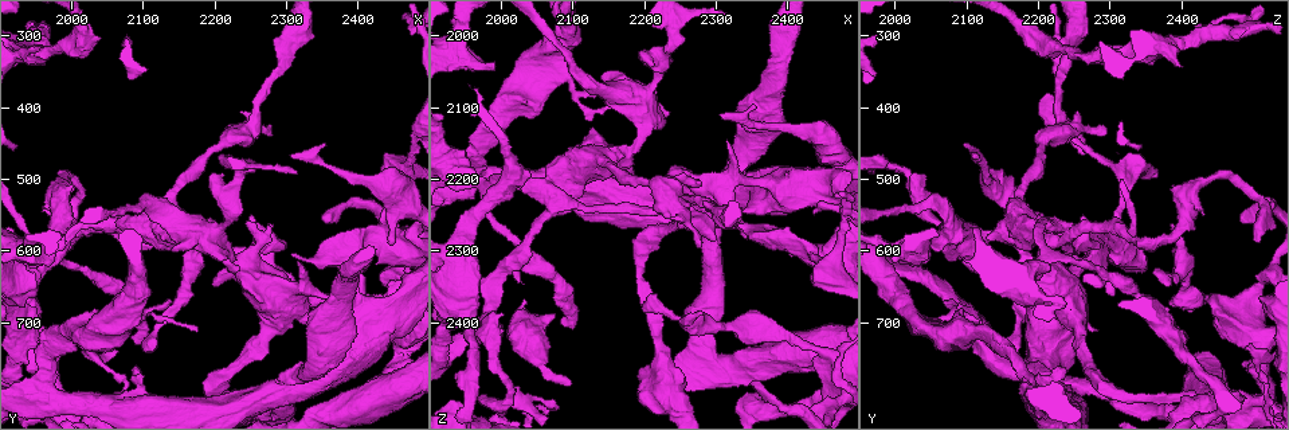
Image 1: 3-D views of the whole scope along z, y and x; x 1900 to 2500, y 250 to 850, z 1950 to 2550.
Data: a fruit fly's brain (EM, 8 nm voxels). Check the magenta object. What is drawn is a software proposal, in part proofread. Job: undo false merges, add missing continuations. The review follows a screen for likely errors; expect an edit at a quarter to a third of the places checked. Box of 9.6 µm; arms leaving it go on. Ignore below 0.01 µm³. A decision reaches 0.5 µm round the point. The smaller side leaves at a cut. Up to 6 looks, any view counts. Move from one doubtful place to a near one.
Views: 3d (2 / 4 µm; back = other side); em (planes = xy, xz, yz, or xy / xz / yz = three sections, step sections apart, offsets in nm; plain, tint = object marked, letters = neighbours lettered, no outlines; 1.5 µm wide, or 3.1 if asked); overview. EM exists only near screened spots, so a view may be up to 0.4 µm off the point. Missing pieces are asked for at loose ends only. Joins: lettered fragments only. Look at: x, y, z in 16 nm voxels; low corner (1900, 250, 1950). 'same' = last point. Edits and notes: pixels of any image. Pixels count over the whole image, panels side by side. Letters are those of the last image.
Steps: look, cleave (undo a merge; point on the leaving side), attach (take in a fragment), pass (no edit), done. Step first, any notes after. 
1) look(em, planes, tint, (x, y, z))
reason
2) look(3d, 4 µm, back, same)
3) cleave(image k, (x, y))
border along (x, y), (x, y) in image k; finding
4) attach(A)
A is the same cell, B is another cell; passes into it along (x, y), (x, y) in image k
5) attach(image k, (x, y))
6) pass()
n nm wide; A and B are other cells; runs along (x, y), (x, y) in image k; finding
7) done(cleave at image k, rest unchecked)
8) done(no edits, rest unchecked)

look(3d, 2 µm, (2095, 760, 2240))
an open end

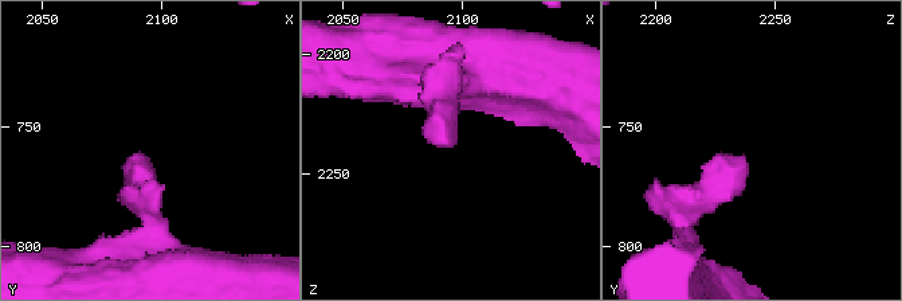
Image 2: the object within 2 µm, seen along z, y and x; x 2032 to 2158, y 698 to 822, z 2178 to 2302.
look(em, planes, plain, (2093, 762, 2238))
shape alone is not enough

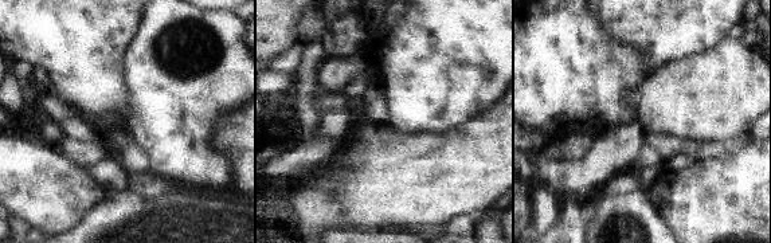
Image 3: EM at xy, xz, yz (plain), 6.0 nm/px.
look(em, planes, letters, same)
see the neighbours

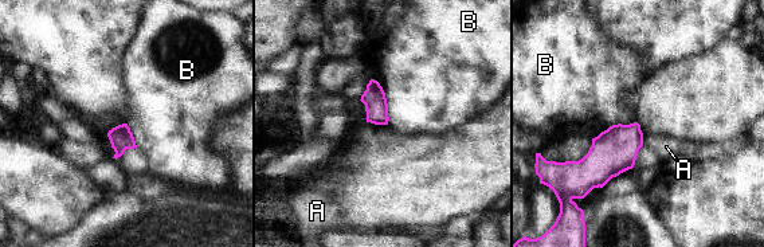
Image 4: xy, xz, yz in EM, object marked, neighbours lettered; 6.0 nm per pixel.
pass()
B touches over 300 nm; A and B are other cells; border along (371, 78), (384, 93), (388, 124) in image 4; none of them fits

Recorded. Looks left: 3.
look(3d, 2 µm, (2230, 630, 2105))
free end

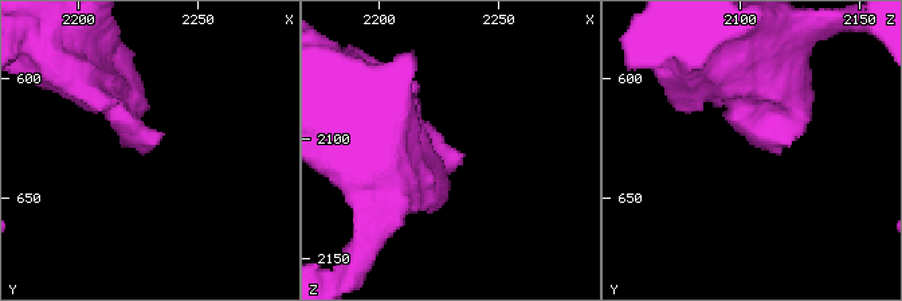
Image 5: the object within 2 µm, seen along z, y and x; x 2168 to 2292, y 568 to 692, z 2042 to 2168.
look(em, yz, step 8, letters, (2231, 627, 2105))
shape alone is not enough

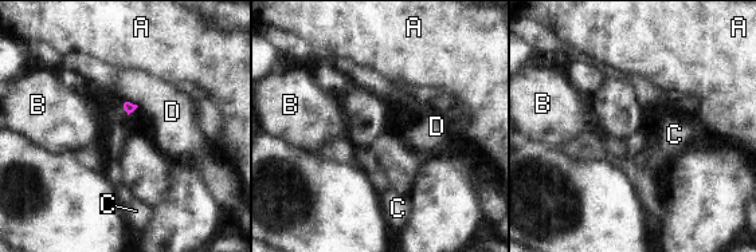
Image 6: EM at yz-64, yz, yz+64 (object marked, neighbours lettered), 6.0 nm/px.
look(em, planes, letters, same)

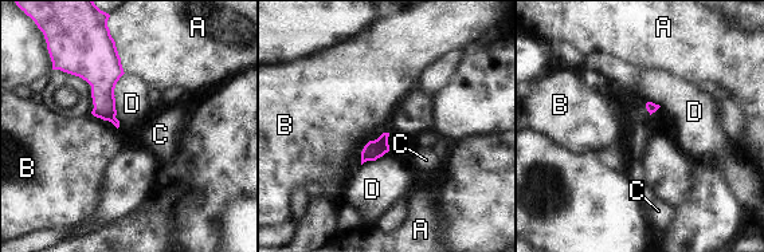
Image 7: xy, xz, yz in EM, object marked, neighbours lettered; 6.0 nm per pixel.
pass()
A, B, C and D are other cells; border along (388, 132), (364, 146), (360, 164) in image 7; no lettered fragment goes on from it

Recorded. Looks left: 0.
done(no edits, rest unchecked)

